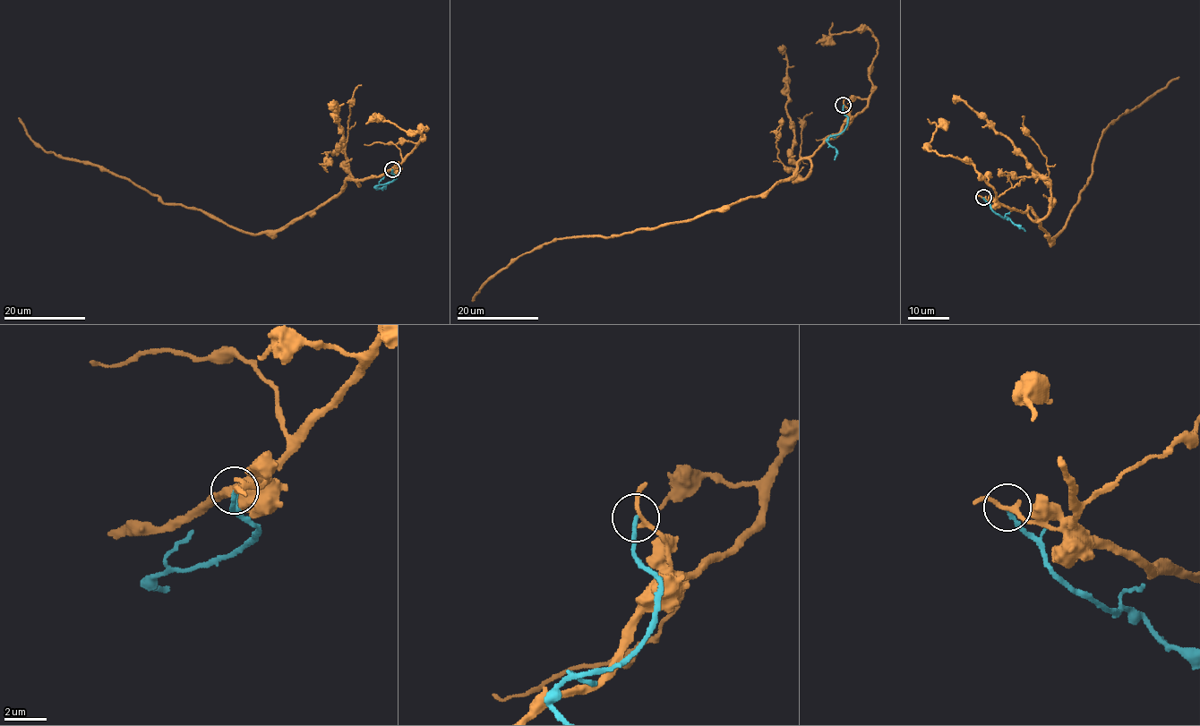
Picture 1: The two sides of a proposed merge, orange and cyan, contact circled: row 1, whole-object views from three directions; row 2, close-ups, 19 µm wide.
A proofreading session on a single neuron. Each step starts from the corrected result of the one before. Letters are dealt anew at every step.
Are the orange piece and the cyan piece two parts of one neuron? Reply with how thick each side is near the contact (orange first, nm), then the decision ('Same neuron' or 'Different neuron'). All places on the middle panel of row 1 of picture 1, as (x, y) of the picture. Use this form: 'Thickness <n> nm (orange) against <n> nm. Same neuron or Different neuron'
Thickness 220 nm (orange) against 190 nm. Different neuron

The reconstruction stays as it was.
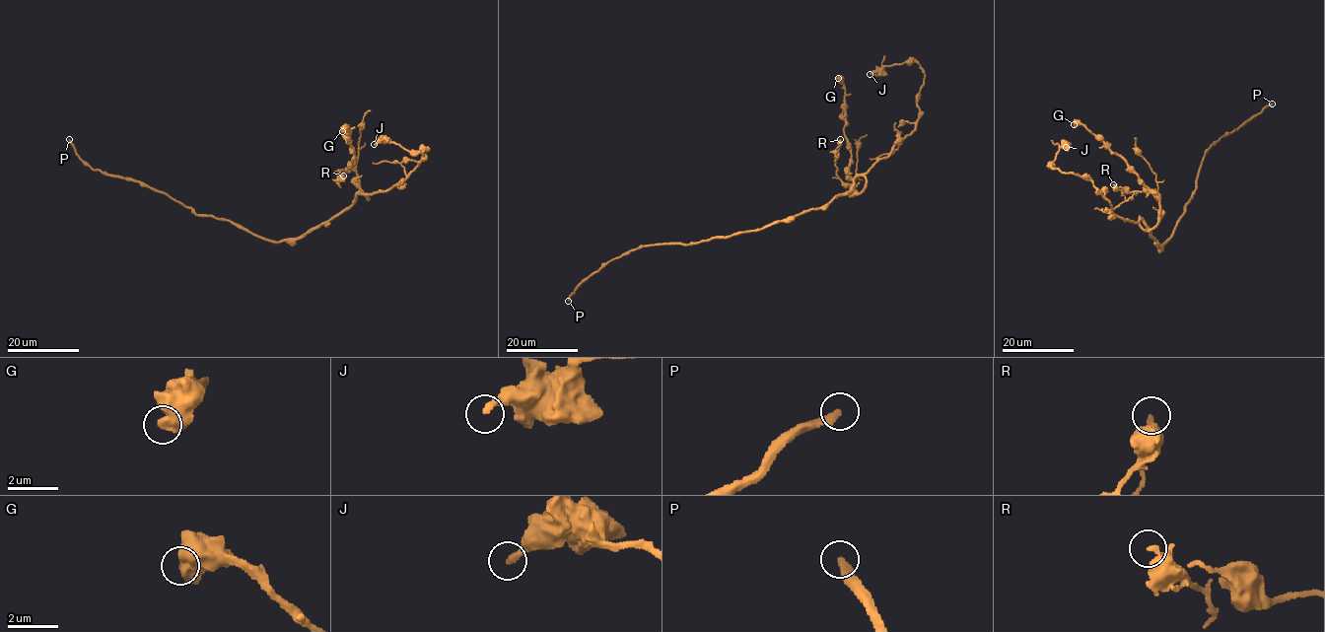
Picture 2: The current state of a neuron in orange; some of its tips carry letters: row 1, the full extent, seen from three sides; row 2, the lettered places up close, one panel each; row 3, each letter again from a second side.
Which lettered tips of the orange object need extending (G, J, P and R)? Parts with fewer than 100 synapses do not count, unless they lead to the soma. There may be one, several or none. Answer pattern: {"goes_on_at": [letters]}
{"goes_on_at": ["P"]}

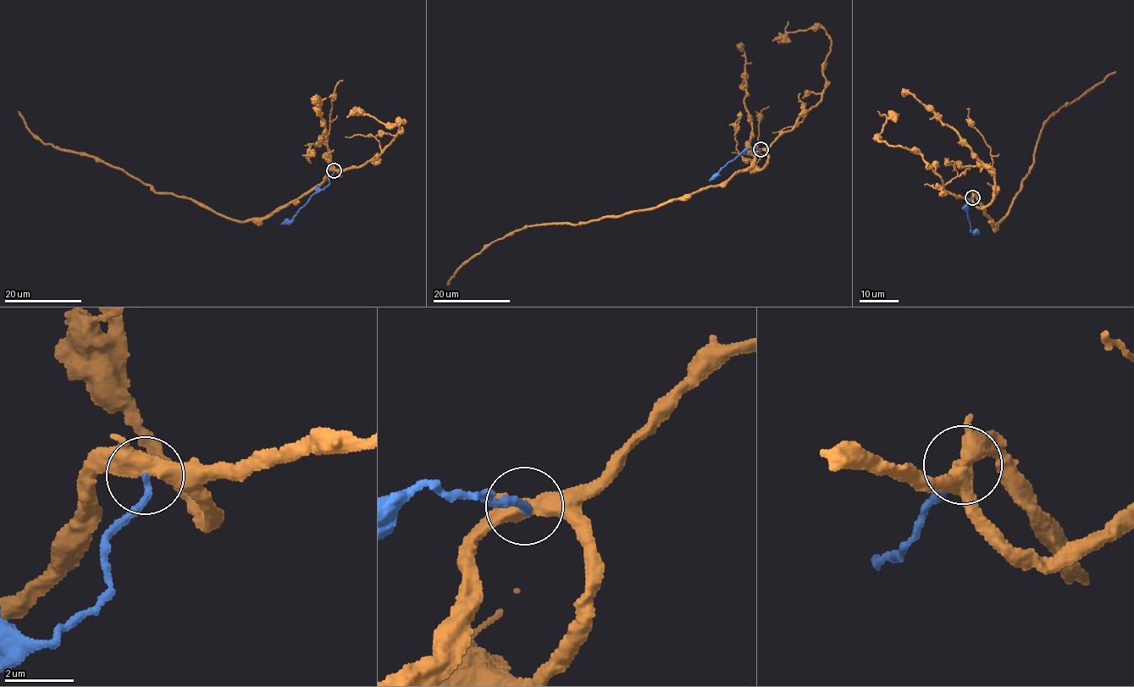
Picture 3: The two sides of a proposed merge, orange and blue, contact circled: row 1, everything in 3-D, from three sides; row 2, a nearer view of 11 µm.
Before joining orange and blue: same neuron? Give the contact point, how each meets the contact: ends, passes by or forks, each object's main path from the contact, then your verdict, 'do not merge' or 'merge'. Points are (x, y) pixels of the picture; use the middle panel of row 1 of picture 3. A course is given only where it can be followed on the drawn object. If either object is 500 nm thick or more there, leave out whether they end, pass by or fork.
(760, 149) | orange forks | blue ends | orange via (760, 149), (749, 166), (723, 182), (657, 207), (578, 225), (559, 223), (516, 229), (491, 242), (447, 285) | blue via (760, 149), (745, 148), (709, 180) | do not merge

